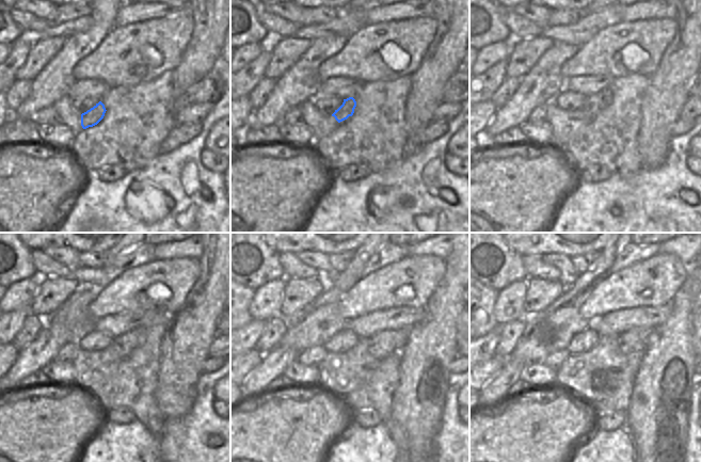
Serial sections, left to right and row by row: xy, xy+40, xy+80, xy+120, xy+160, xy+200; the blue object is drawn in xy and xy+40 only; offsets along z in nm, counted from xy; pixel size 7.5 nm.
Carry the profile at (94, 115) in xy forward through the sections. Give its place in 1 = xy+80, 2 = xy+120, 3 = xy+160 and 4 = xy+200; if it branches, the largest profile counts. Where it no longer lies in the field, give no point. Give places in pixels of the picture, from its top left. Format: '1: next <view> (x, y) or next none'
1: next xy+80 (595, 104)
2: next xy+120 (123, 346)
3: next xy+160 (381, 345)
4: next xy+200 (632, 340)

